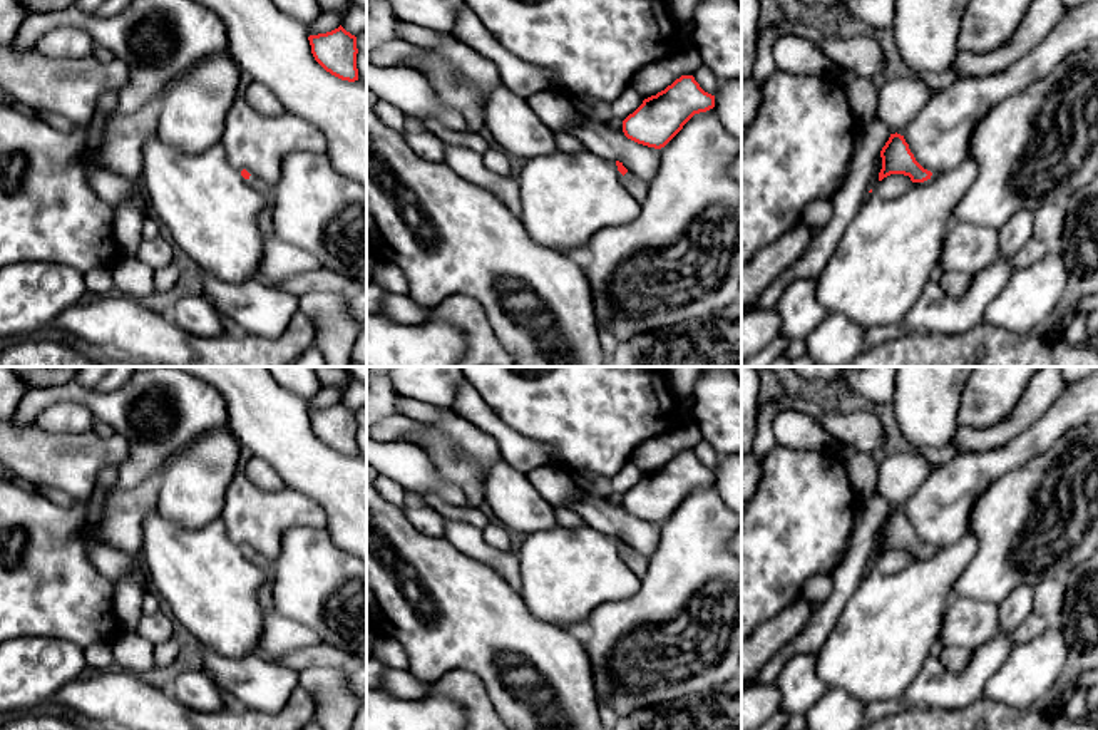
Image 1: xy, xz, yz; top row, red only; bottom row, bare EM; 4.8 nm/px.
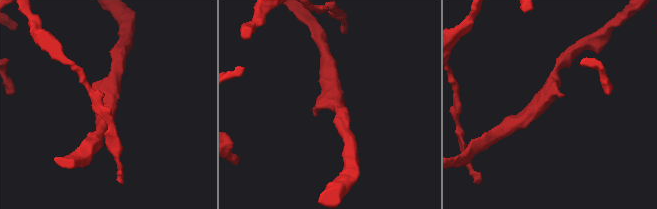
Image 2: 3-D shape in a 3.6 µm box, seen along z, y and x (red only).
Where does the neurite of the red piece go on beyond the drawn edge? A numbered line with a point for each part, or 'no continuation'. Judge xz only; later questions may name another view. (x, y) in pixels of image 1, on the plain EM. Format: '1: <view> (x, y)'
1: xz (636, 563)

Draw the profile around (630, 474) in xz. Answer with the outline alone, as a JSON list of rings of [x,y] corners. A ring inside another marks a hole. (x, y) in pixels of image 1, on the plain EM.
[[[628,462],[614,477],[613,477],[613,492],[624,496],[629,489],[633,489],[641,479],[644,472],[636,467],[633,462]]]

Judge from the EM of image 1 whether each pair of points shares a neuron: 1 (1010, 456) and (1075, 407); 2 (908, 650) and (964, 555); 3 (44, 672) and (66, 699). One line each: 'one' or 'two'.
1: one
2: one
3: two

